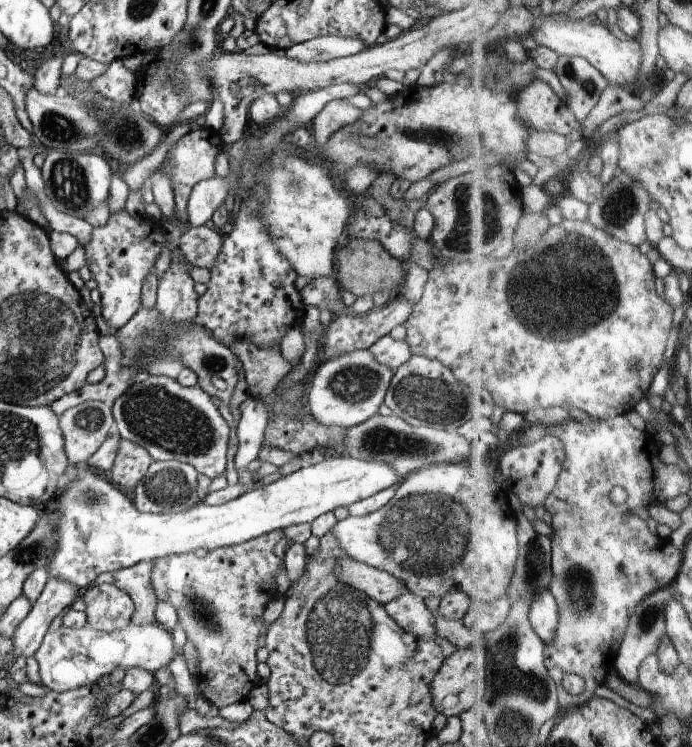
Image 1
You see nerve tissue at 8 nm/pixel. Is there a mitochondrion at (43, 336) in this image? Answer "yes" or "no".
yes

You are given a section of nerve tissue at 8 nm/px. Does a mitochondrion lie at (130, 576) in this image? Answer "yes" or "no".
no

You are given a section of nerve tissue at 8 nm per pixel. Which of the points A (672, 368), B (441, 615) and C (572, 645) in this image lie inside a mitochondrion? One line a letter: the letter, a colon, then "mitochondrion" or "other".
A: other
B: other
C: other

